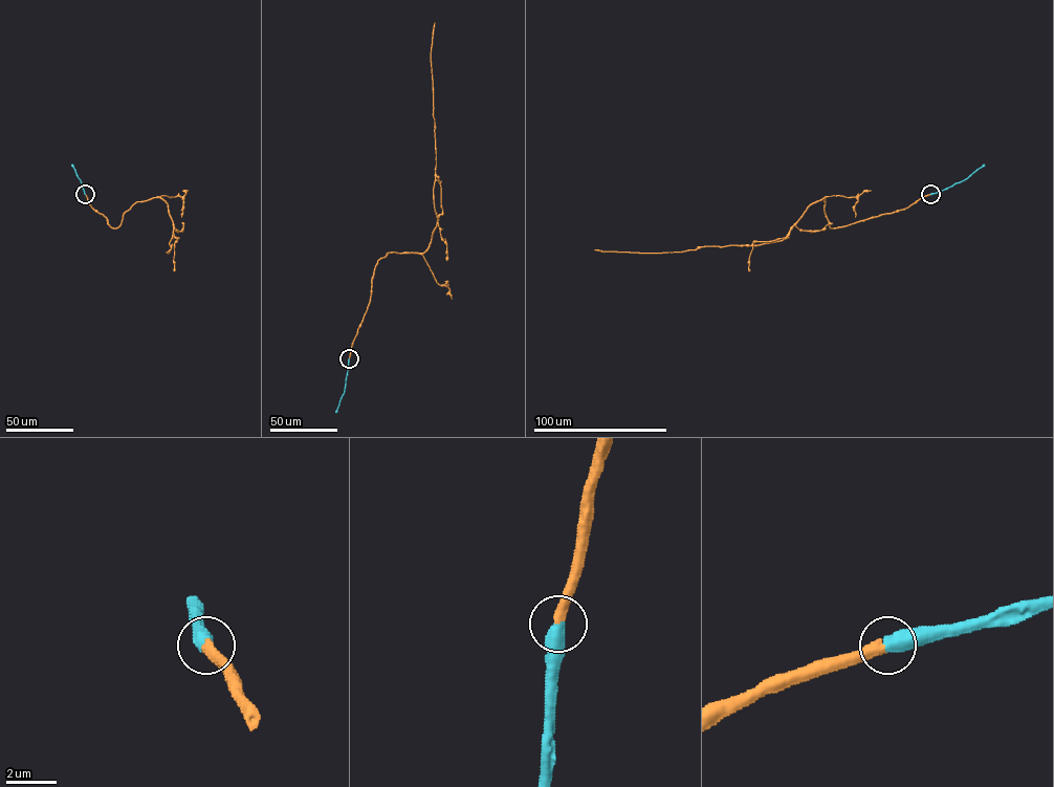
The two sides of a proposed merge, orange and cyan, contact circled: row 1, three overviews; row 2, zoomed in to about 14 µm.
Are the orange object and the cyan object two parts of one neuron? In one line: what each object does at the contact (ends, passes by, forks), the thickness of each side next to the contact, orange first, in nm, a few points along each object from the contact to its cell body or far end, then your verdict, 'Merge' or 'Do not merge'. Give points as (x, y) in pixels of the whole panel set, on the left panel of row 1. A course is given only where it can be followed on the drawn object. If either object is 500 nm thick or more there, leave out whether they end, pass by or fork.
Thickness 400 nm (orange) against 600 nm. Course of orange: (85, 194), (94, 210), (116, 228), (136, 202), (160, 197), (173, 225), (167, 252), (171, 249). Course of cyan: (85, 194), (72, 164). Merge

